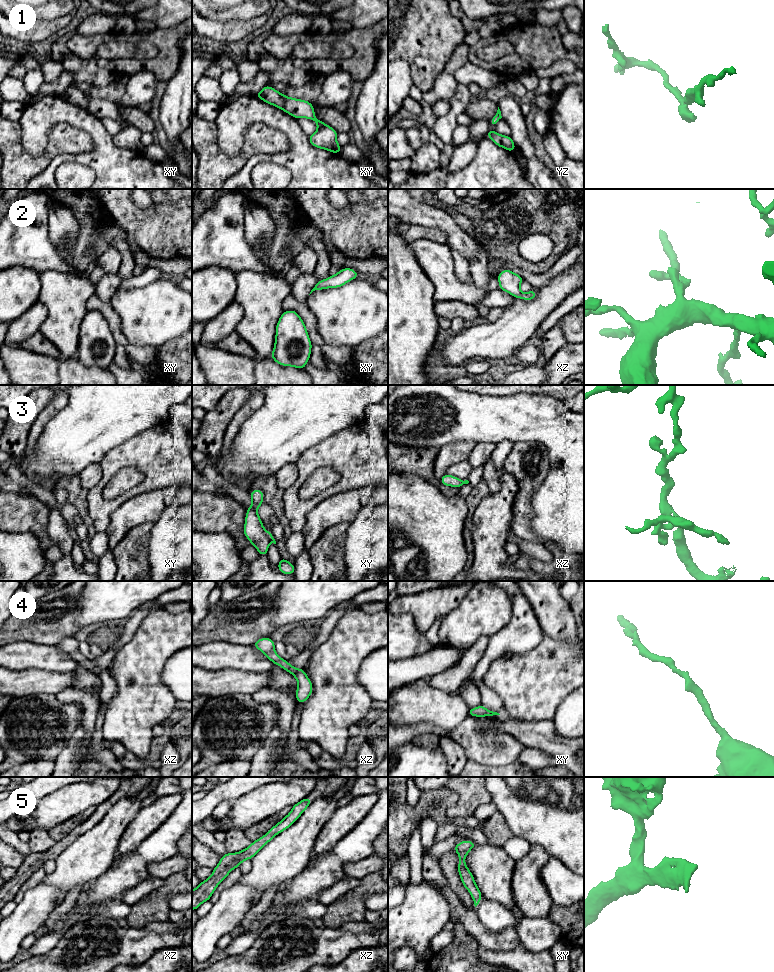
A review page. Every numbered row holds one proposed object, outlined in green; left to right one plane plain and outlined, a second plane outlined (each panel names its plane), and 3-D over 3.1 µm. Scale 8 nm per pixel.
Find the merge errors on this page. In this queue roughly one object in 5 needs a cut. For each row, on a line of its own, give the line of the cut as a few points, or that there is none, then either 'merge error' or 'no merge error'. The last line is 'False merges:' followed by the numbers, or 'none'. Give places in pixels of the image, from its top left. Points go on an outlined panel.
1: no cut; no merge error
2: no cut; no merge error
3: cut in xy along (267, 532), (270, 541); merge error
4: no cut; no merge error
5: no cut; no merge error
False merges: 3

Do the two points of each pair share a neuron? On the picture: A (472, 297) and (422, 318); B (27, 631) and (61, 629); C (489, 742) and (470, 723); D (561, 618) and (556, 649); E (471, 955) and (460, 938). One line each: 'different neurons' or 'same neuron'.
A: different neurons
B: same neuron
C: same neuron
D: different neurons
E: same neuron

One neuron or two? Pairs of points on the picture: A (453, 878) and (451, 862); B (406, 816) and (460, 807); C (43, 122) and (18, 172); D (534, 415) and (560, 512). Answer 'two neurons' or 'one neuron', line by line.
A: one neuron
B: two neurons
C: two neurons
D: one neuron

